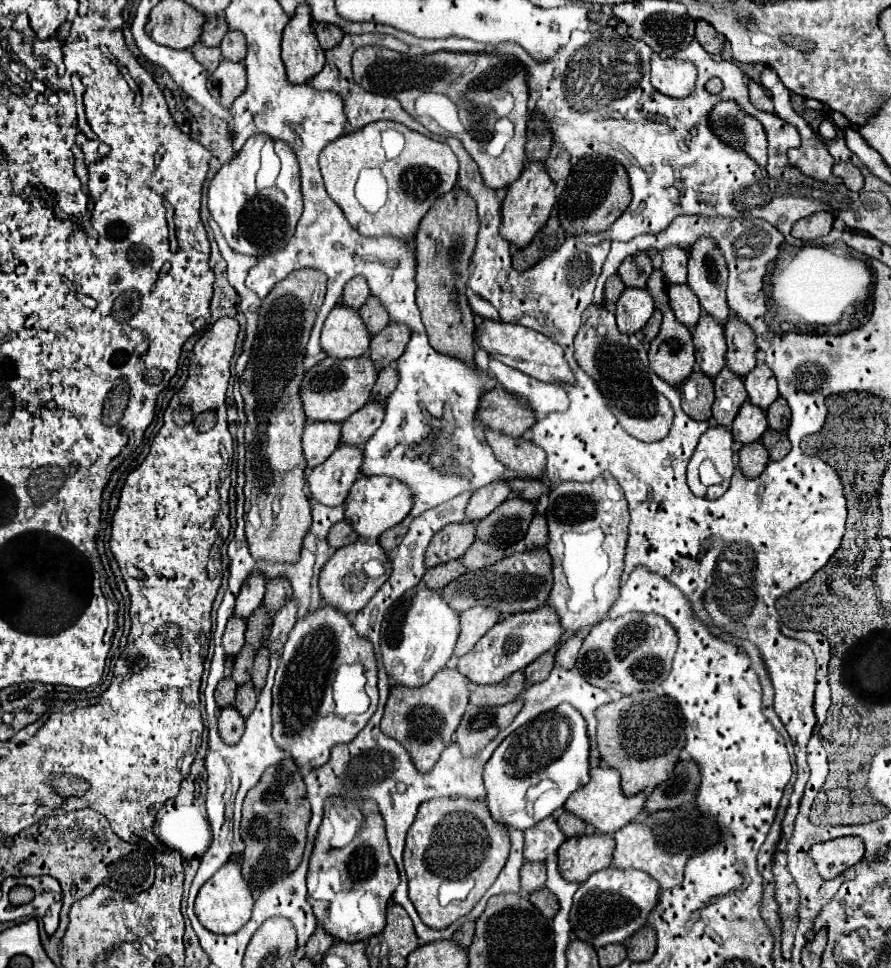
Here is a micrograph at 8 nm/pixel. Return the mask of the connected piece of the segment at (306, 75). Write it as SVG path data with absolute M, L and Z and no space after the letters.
M298 5L282 35L282 61L292 83L306 83L324 67L324 51L318 45L308 5Z

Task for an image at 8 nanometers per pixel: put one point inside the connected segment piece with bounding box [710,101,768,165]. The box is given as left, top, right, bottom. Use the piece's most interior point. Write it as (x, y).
(730, 124)

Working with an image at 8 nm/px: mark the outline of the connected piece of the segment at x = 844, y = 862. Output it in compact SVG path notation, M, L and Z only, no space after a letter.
M838 837L818 843L810 849L812 859L824 879L834 879L864 857L864 841L860 837Z

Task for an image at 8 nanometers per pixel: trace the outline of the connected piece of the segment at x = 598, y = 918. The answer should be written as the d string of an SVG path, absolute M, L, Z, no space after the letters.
M614 865L596 871L584 881L576 895L574 907L570 911L570 923L574 937L590 943L594 949L600 949L608 943L624 943L632 937L648 919L648 913L656 907L660 897L658 881L638 869L618 869Z

